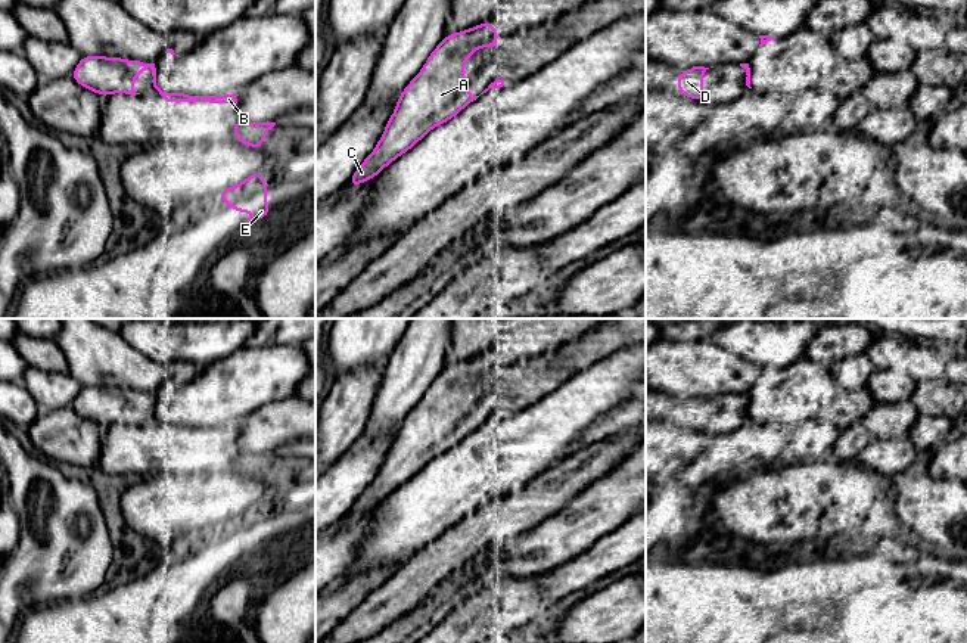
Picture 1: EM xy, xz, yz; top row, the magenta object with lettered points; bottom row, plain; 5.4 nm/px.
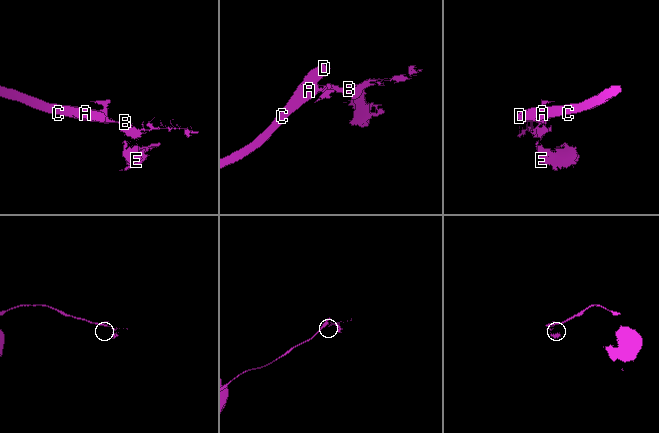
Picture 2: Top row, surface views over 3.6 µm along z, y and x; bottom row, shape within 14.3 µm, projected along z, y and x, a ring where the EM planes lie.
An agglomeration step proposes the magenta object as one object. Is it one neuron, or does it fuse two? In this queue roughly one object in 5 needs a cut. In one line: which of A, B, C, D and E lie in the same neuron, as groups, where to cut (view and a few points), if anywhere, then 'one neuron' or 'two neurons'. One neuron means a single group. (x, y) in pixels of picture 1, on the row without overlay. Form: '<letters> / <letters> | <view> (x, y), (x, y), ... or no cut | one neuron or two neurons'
A C D / B E | xy (155, 398), (152, 406) | two neurons

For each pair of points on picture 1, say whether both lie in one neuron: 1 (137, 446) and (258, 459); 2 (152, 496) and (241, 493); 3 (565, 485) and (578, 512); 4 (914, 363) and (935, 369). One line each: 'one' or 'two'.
1: two
2: one
3: two
4: one

